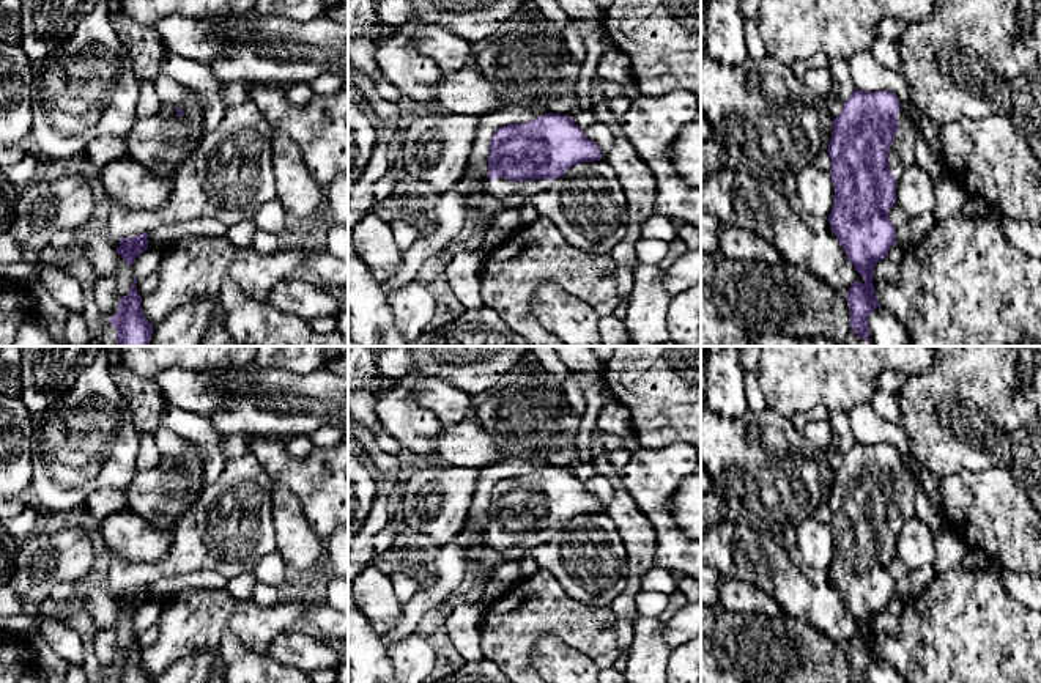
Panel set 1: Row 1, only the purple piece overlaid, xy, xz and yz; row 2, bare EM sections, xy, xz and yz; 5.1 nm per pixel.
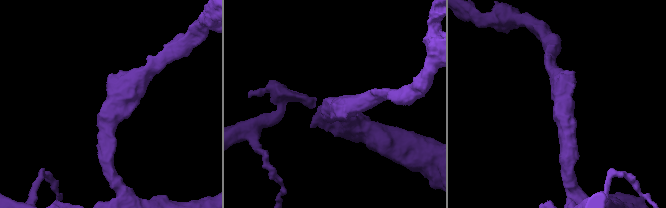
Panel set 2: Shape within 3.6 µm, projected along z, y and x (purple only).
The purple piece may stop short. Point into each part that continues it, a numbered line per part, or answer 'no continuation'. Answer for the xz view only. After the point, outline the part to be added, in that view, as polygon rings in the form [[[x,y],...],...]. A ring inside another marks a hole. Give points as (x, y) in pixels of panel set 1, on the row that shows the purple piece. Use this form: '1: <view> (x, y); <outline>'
1: xz (512, 194); [[[498,178],[487,183],[491,195],[502,203],[504,209],[521,208],[529,203],[534,194],[551,186],[551,179],[509,181]]]

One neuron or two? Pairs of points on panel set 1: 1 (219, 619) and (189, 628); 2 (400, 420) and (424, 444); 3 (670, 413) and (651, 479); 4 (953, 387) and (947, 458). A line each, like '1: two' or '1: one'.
1: one
2: one
3: two
4: one

